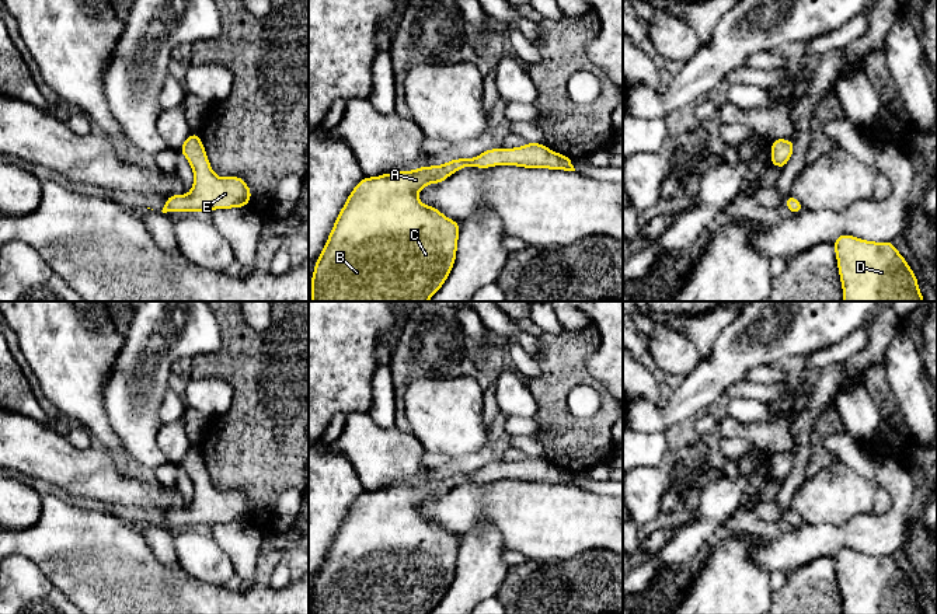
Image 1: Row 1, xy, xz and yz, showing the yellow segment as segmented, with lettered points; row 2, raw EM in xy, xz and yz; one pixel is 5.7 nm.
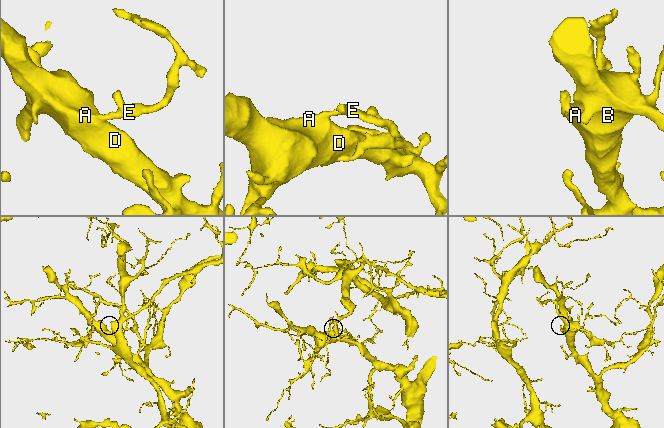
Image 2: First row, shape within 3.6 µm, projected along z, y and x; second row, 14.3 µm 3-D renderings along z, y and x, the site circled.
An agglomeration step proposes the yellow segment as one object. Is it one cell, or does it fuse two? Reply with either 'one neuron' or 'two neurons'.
one neuron

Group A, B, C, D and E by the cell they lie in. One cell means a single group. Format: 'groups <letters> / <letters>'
groups A B C D E

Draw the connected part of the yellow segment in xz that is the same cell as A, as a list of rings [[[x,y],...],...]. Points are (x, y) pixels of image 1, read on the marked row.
[[[526,143],[523,147],[490,149],[474,158],[454,158],[442,165],[365,177],[349,193],[314,265],[311,301],[428,301],[443,286],[454,265],[461,224],[419,202],[417,193],[428,184],[443,182],[463,167],[490,168],[504,164],[575,171],[571,157],[555,153],[543,143]]]

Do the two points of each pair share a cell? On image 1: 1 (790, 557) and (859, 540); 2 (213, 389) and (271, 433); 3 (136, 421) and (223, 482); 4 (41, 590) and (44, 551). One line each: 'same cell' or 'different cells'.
1: same cell
2: different cells
3: different cells
4: different cells

